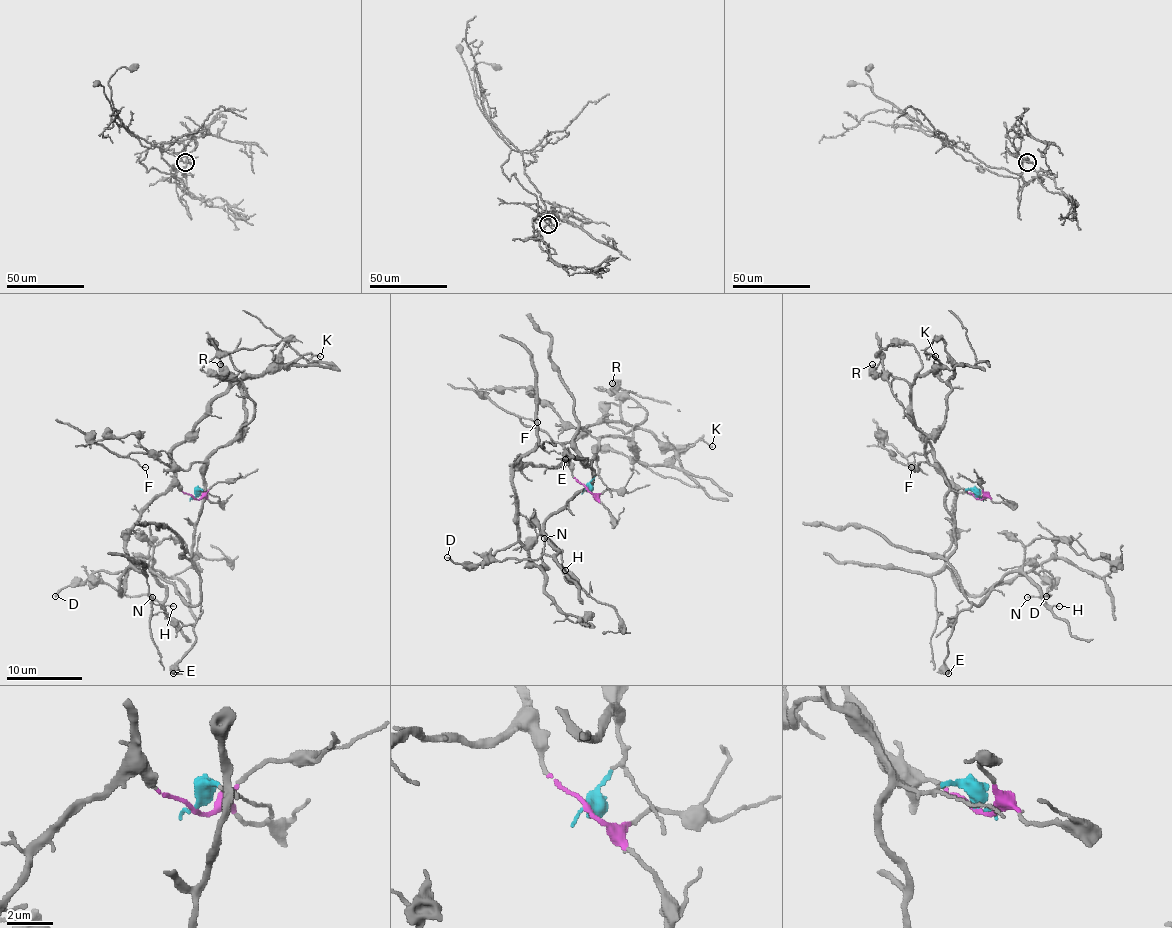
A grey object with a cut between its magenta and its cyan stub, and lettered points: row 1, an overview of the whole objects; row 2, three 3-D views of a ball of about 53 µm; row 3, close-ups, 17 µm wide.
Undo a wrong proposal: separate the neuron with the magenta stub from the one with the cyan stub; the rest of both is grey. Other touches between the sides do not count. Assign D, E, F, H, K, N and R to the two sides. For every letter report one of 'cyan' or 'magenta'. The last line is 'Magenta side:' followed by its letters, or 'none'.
D: magenta
E: cyan
F: magenta
H: cyan
K: magenta
N: cyan
R: magenta
Magenta side: D, F, K, R

